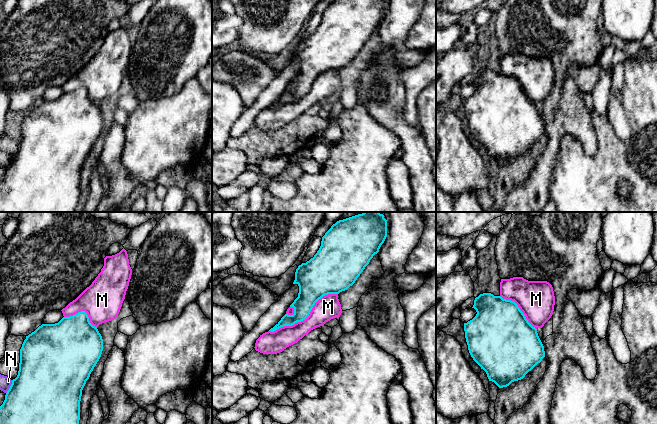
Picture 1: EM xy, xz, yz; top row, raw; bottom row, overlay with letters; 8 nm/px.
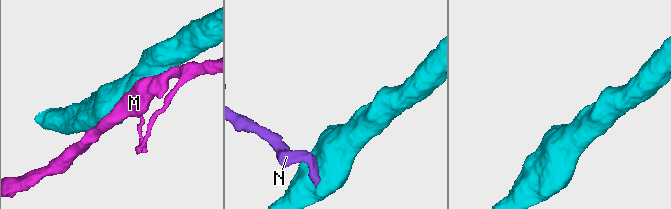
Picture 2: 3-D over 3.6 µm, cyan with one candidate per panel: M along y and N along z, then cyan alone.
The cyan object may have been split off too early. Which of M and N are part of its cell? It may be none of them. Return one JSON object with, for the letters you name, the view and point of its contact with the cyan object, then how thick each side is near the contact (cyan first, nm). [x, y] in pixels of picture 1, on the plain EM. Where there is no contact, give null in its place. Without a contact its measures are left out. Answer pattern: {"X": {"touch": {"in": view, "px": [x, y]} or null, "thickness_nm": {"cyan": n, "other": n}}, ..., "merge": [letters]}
{"M": {"touch": {"in": "xz", "px": [305, 94]}, "thickness_nm": {"cyan": 200, "other": 190}}, "merge": ["M"]}

